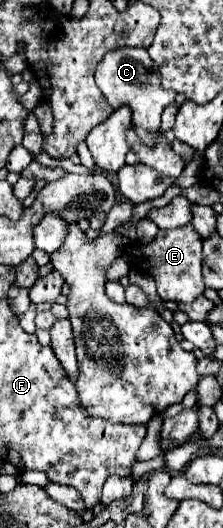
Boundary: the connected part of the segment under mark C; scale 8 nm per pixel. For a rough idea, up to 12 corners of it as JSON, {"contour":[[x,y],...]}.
{"contour":[[118,47],[96,67],[114,109],[128,105],[146,145],[176,93],[144,47]]}

